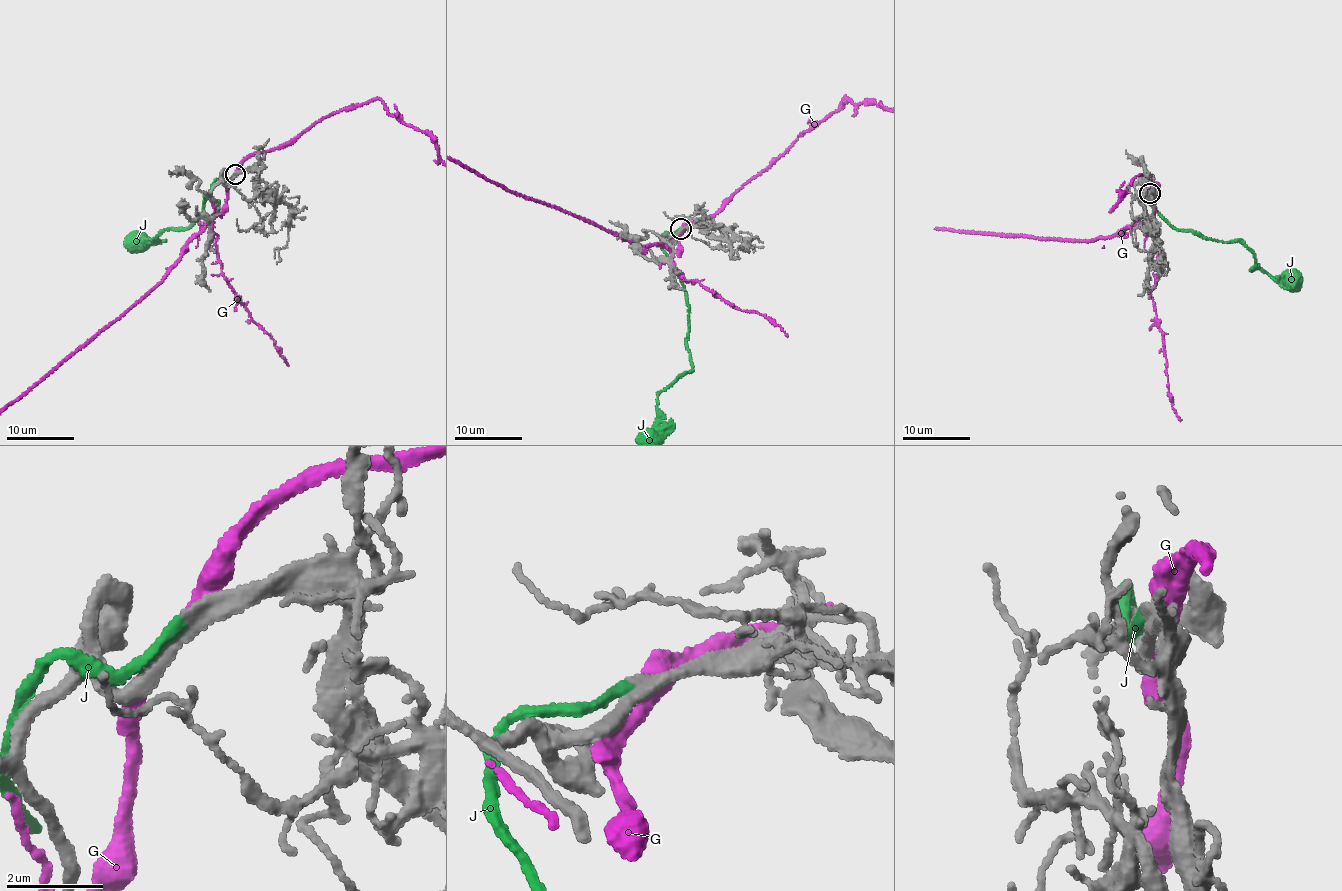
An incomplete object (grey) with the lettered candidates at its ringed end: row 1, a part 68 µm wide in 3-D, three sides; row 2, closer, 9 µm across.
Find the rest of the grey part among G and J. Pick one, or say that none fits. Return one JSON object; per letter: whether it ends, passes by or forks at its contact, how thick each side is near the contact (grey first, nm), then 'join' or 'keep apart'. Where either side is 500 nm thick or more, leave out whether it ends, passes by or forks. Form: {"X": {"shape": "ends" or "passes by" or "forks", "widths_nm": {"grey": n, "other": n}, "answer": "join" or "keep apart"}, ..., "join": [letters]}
{"G": {"shape": "passes by", "widths_nm": {"grey": 280, "other": 400}, "answer": "keep apart"}, "J": {"shape": "ends", "widths_nm": {"grey": 280, "other": 200}, "answer": "join"}, "join": ["J"]}

